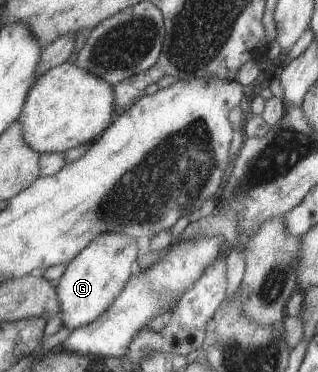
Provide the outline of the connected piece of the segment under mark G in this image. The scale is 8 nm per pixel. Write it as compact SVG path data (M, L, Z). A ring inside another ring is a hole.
M103 232L93 242L75 254L55 286L62 326L71 330L93 322L111 306L111 302L123 290L127 279L137 270L137 246L134 238L119 232Z

